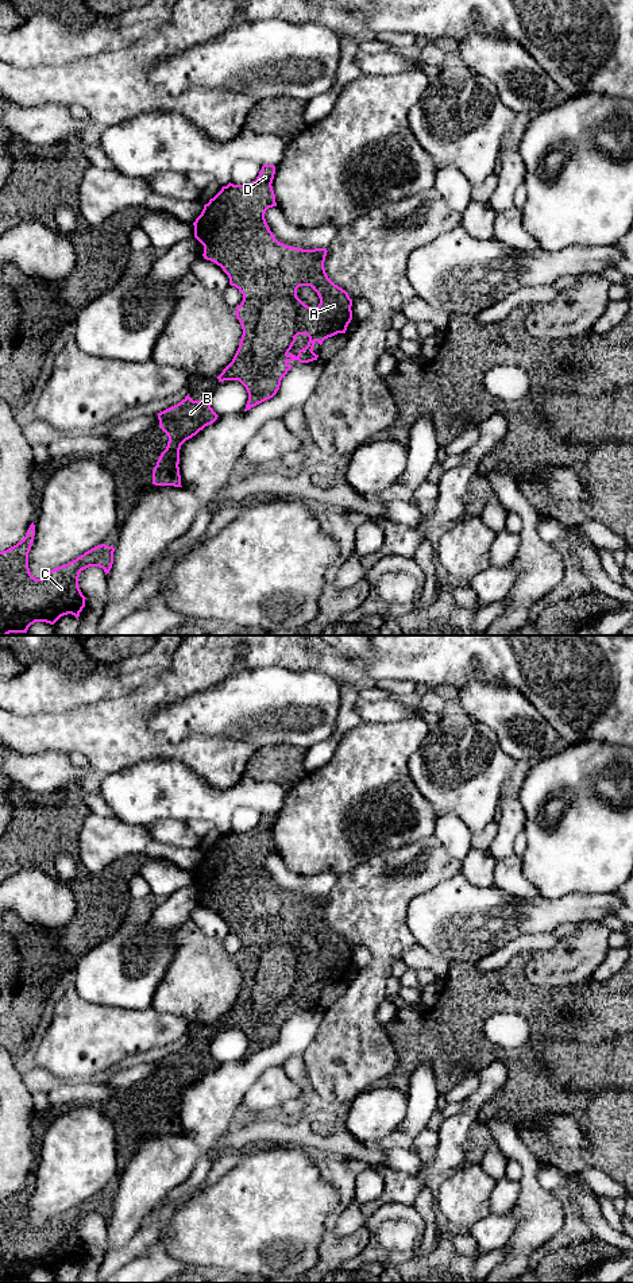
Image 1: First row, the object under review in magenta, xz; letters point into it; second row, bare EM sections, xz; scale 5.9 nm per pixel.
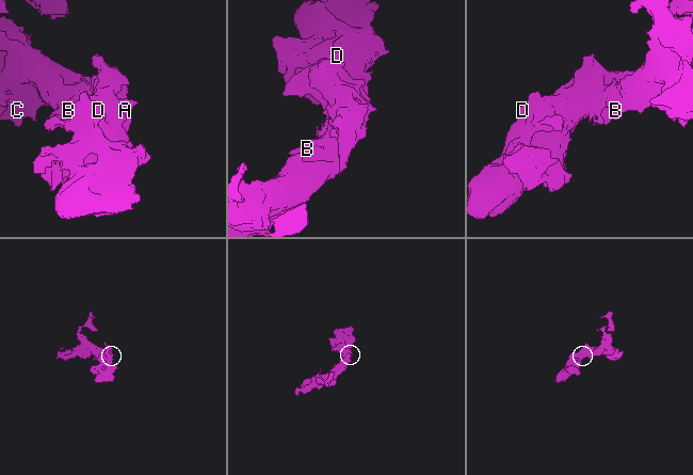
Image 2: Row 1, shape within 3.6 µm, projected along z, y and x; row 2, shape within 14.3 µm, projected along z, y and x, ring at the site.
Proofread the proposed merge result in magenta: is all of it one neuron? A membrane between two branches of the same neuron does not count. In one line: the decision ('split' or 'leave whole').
leave whole

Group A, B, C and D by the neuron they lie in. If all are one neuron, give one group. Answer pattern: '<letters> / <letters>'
A B C D

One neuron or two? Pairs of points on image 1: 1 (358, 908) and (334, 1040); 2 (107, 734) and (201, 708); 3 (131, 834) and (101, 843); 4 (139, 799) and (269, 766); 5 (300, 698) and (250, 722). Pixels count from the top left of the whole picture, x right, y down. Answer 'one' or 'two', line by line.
1: one
2: two
3: one
4: two
5: one

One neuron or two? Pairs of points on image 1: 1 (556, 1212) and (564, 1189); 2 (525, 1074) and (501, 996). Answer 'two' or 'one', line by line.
1: two
2: one

